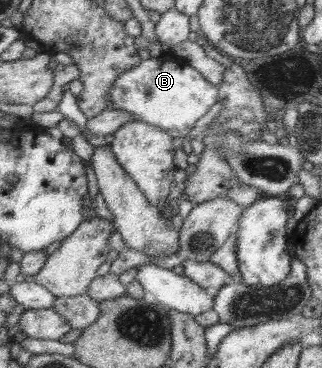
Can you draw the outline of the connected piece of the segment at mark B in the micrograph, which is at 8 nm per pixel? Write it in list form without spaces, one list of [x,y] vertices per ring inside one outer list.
[[[165,50],[160,57],[150,57],[123,71],[109,87],[107,110],[127,110],[133,121],[147,122],[161,128],[172,138],[184,137],[195,122],[218,100],[218,86],[205,79],[189,62]]]

